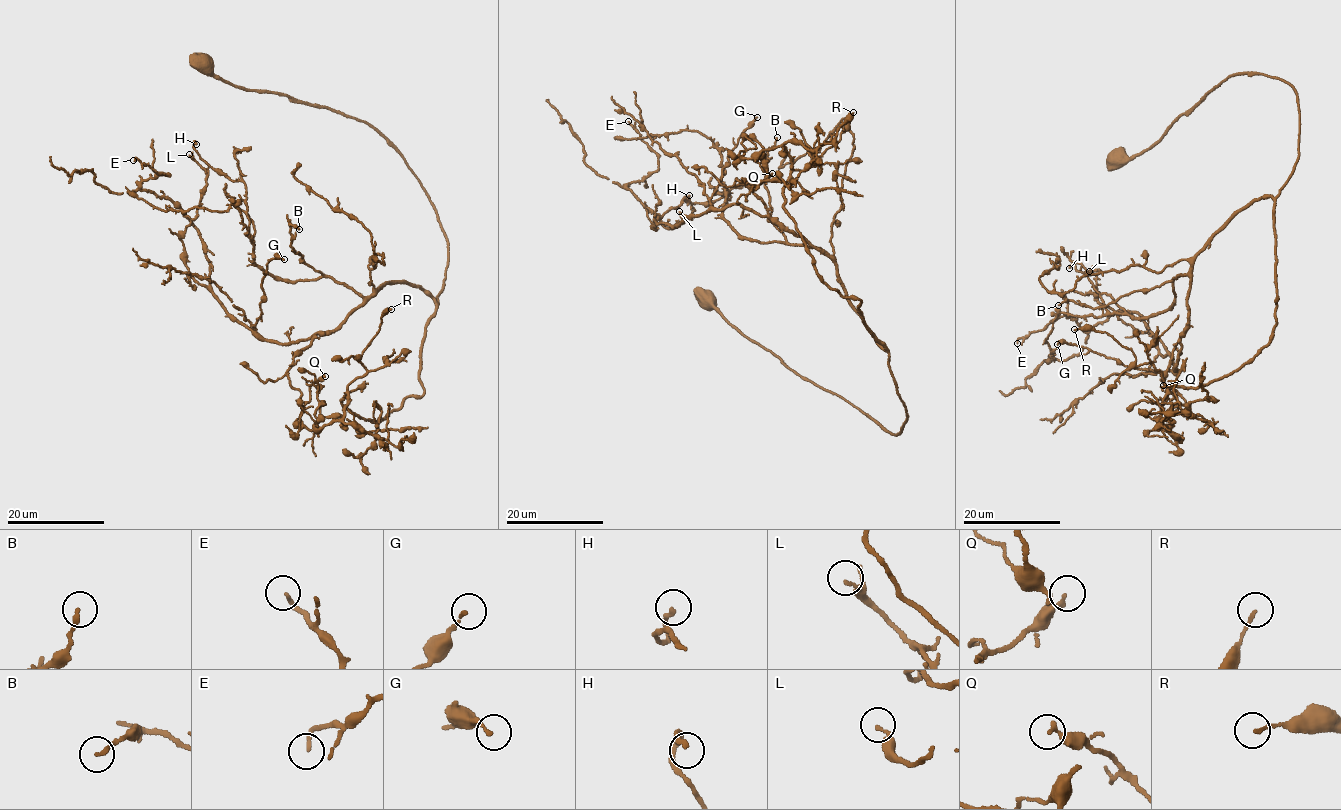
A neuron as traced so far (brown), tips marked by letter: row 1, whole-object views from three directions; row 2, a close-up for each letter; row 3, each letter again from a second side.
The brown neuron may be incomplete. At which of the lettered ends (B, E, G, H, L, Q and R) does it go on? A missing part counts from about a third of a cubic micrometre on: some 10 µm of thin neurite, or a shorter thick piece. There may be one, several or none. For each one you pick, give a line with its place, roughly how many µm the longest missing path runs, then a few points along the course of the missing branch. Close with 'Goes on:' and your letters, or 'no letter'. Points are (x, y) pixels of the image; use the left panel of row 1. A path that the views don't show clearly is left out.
H: (196, 144) | 30 µm | (196, 144), (201, 139), (197, 128), (175, 119), (199, 153), (223, 181)
Goes on: H

